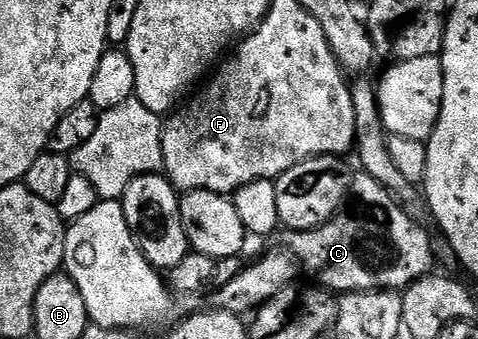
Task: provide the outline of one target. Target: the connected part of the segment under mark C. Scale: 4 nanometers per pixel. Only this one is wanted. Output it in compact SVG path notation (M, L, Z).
M361 170L356 171L351 177L351 187L347 194L347 199L342 208L327 220L321 226L311 229L309 232L296 232L292 231L291 236L285 244L286 251L290 252L292 256L295 257L298 267L303 268L312 276L314 283L316 285L322 286L324 289L330 290L335 294L346 294L348 292L373 292L376 290L402 290L407 287L407 285L413 283L415 280L420 280L422 276L428 275L432 271L431 264L436 263L435 249L433 247L433 239L418 224L416 217L412 213L408 212L398 200L395 199L393 194L389 194L389 190L385 190L385 186L381 186L381 182L377 182L377 178L369 178L369 174L365 174Z

